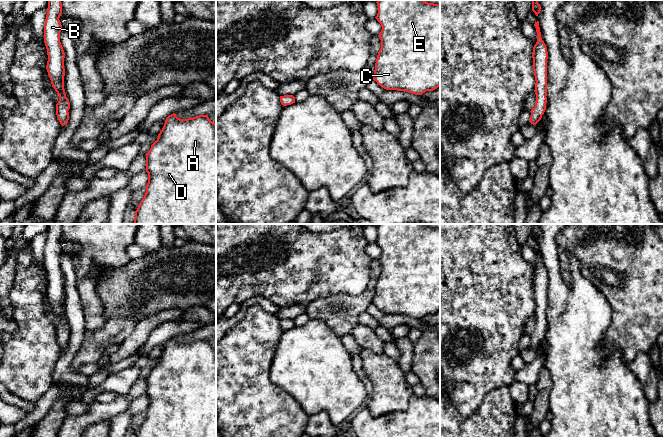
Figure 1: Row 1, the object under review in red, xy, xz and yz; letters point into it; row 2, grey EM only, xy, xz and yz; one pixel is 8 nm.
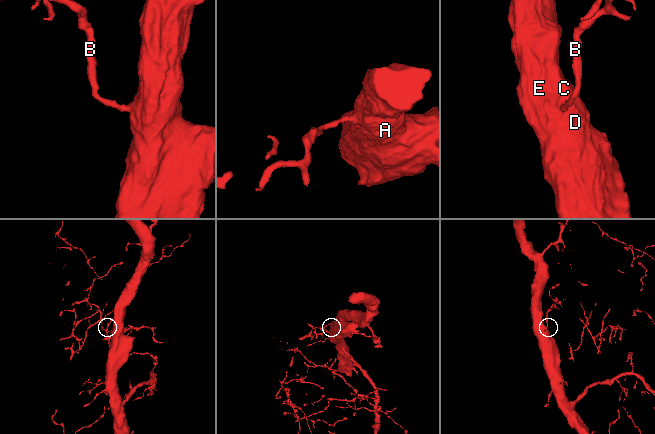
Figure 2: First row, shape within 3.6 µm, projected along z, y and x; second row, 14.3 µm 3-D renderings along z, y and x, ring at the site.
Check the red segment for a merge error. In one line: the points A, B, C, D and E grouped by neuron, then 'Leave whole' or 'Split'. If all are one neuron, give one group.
Groups: A C D E / B. Split

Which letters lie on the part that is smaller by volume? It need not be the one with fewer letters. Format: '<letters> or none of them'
B

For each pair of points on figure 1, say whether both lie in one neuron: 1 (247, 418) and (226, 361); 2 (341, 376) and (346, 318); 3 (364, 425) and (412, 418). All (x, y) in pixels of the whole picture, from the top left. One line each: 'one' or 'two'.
1: one
2: two
3: one

